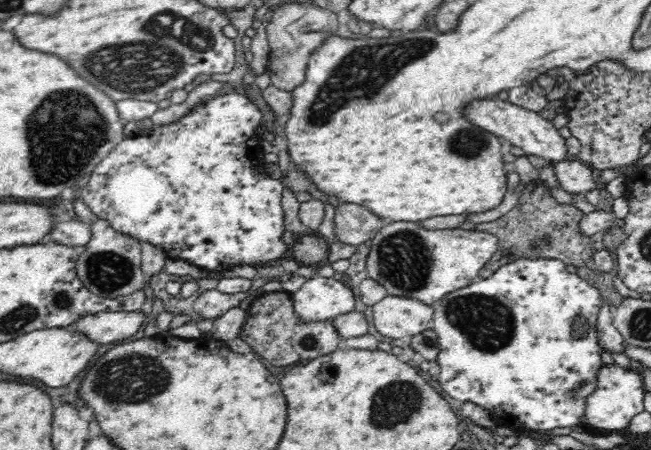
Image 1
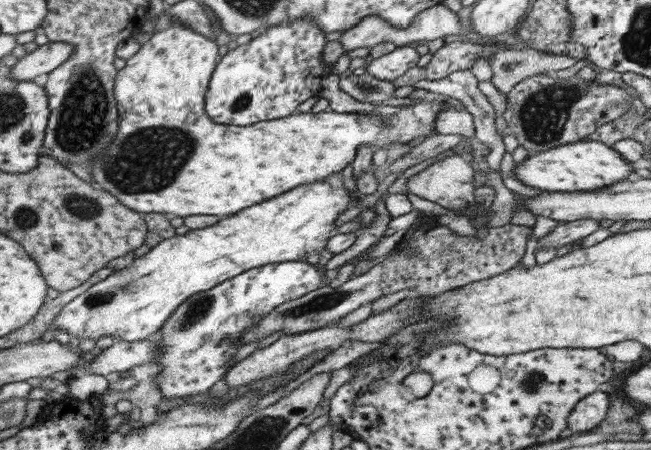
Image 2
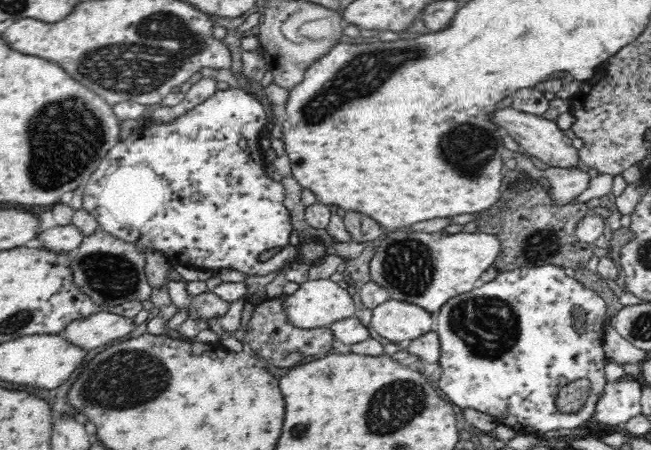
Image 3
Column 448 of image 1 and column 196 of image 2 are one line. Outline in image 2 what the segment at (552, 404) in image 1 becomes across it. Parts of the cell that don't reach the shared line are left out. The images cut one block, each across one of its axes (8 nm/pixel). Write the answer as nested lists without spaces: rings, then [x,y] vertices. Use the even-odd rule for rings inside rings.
[[[289,261],[263,266],[256,266],[242,273],[236,274],[223,282],[218,282],[207,290],[191,294],[175,307],[175,310],[165,319],[158,328],[161,332],[159,338],[159,358],[157,364],[161,364],[159,376],[154,378],[162,398],[189,398],[208,392],[209,388],[217,382],[229,370],[228,360],[239,350],[240,334],[255,326],[258,320],[268,314],[281,302],[287,302],[307,294],[309,291],[323,287],[325,282],[324,269],[317,264]]]

